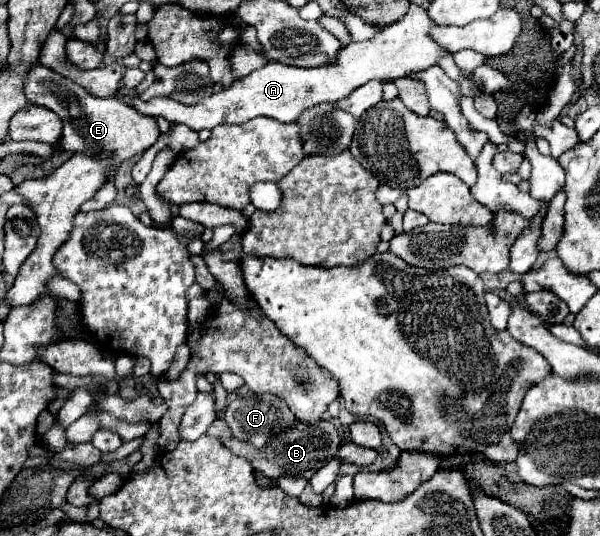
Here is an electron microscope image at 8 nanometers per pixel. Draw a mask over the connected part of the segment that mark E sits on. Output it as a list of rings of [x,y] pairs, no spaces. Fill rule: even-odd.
[[[42,65],[32,67],[28,75],[28,83],[24,87],[24,93],[30,103],[42,105],[50,111],[54,111],[62,123],[64,133],[58,145],[64,151],[72,153],[86,153],[94,159],[112,159],[114,163],[124,163],[132,159],[138,153],[144,153],[150,149],[156,139],[160,137],[160,129],[152,117],[140,115],[132,107],[124,105],[122,101],[114,97],[92,97],[86,89],[76,85],[74,81],[54,73],[52,69],[46,69]]]

